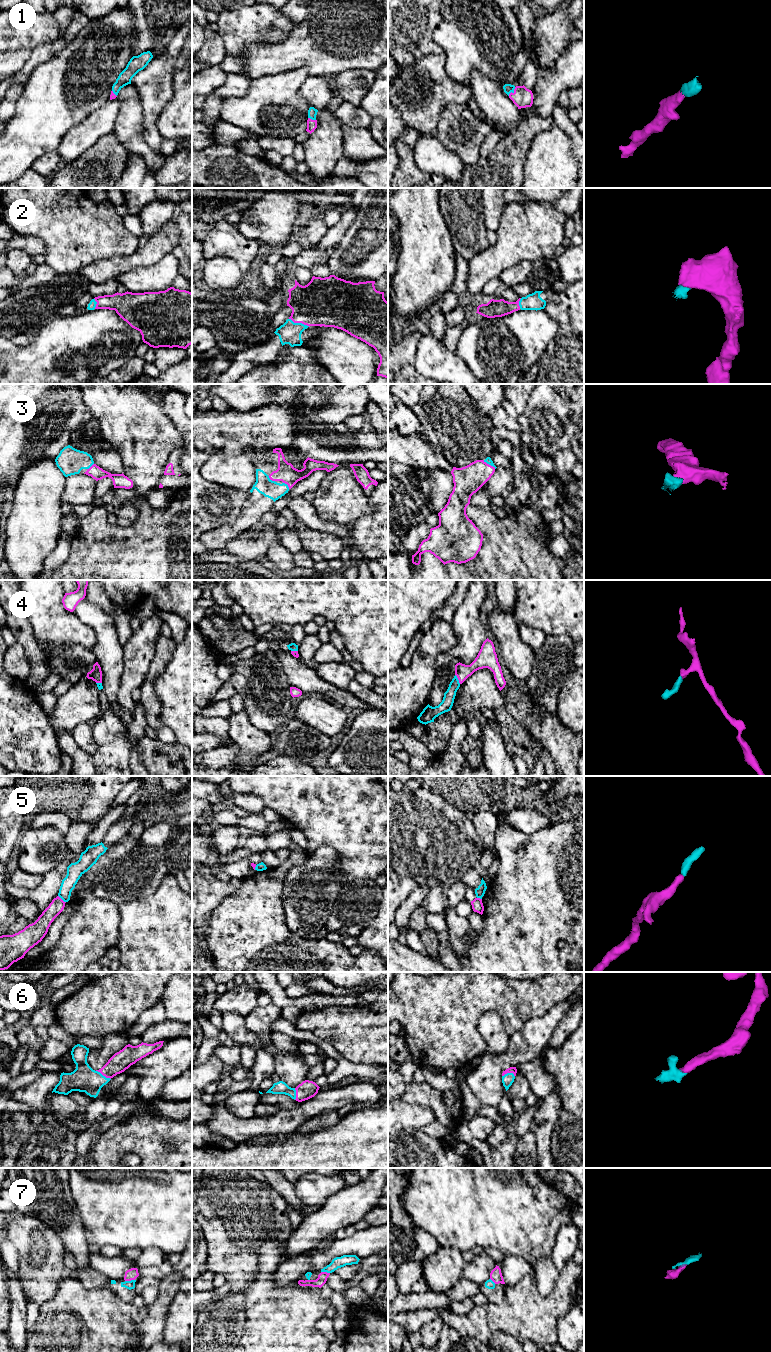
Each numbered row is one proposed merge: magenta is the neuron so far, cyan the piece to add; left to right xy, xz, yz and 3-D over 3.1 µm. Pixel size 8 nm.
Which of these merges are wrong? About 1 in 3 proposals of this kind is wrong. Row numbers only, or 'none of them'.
5

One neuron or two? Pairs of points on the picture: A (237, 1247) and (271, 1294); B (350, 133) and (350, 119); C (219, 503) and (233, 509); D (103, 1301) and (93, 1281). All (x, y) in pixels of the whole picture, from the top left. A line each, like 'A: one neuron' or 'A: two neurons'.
A: two neurons
B: two neurons
C: one neuron
D: two neurons

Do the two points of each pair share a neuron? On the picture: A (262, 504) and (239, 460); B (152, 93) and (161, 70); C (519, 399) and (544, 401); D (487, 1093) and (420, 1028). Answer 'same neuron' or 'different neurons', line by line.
A: different neurons
B: same neuron
C: different neurons
D: different neurons

